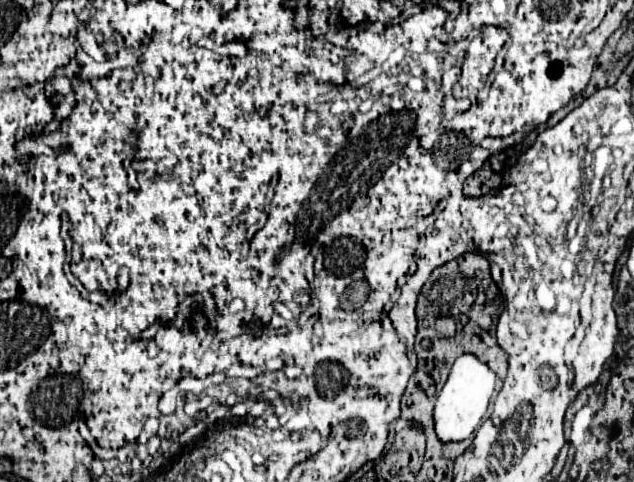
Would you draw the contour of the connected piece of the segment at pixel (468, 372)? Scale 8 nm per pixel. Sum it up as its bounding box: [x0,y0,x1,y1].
[434,354,496,442]

